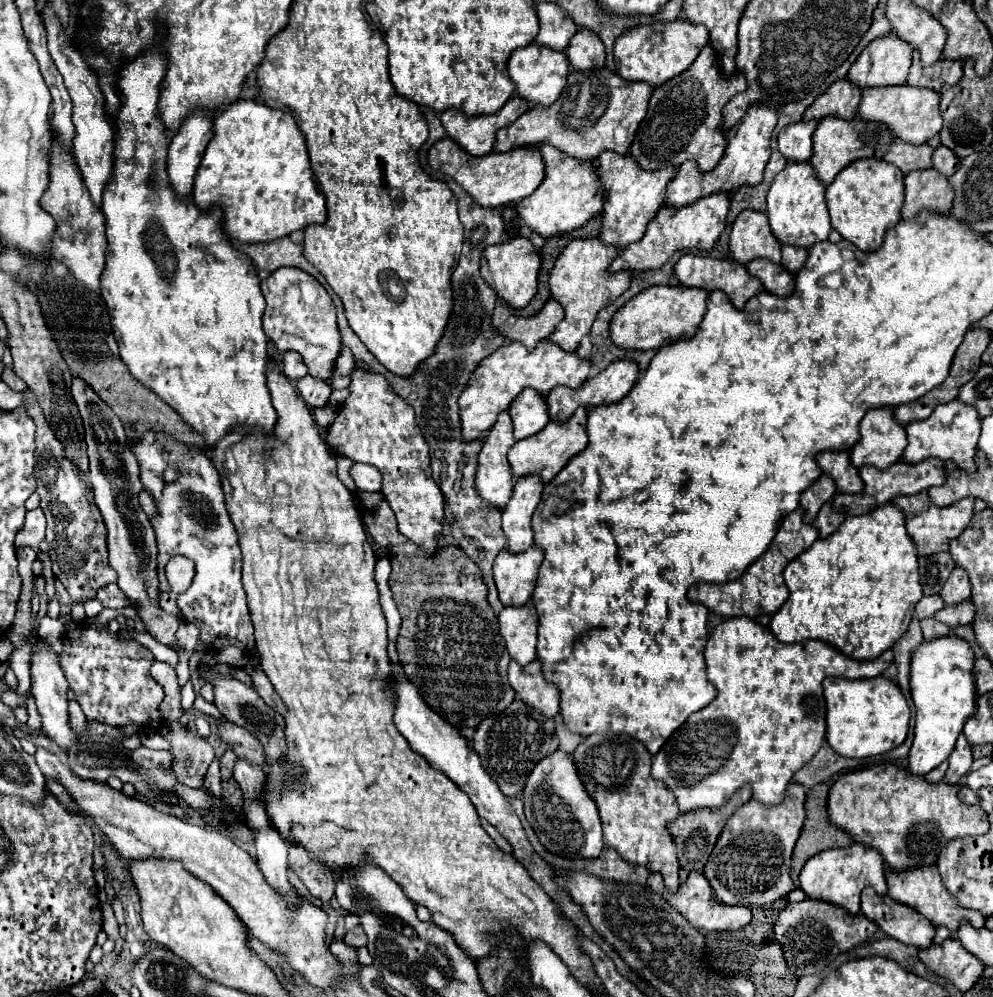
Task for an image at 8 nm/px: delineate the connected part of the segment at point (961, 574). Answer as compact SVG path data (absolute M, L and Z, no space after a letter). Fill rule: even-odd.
M956 567L952 571L952 575L948 577L948 581L944 583L940 597L944 599L946 605L958 605L966 599L970 599L970 577L966 573L966 569Z

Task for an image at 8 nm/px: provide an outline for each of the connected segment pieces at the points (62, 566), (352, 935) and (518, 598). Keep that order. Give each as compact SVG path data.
M22 391L24 403L30 403L28 411L36 423L36 479L40 495L40 507L44 509L48 527L46 527L46 541L50 545L50 559L52 559L52 573L62 581L66 591L70 593L72 601L80 599L94 599L96 591L108 583L116 581L116 573L112 573L108 565L108 549L106 549L106 525L102 521L100 511L94 505L94 513L90 505L80 499L80 493L88 493L90 485L80 479L78 467L66 457L64 447L48 429L40 407L36 405L36 397Z
M358 925L358 927L354 927L352 931L346 931L346 935L344 935L344 939L350 943L350 945L354 945L354 947L366 947L366 933L364 933L364 929Z
M536 545L522 553L510 553L508 549L498 553L494 561L494 581L502 605L522 607L530 599L542 557L544 551Z

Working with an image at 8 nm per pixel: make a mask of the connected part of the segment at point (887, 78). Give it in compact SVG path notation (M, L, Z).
M894 31L876 37L854 61L848 71L848 81L866 87L886 87L906 83L912 65L912 45L900 39Z

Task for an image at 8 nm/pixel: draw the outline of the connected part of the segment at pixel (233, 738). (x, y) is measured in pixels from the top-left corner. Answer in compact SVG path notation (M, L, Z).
M224 719L218 721L218 733L220 739L230 745L238 757L244 757L246 761L252 761L256 765L264 765L266 763L266 753L264 747L260 745L260 741L248 733L248 729L240 729L236 725L228 725Z

